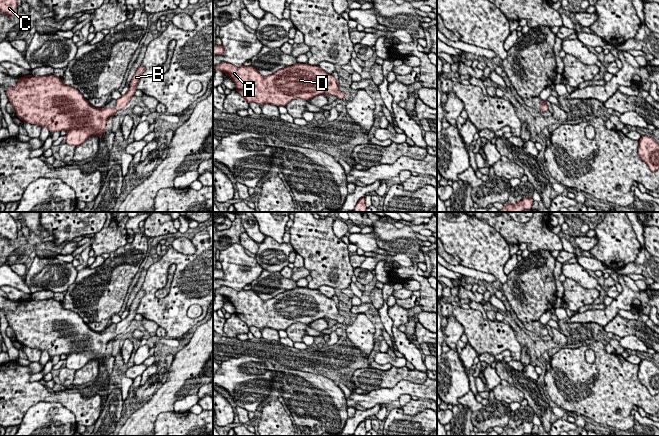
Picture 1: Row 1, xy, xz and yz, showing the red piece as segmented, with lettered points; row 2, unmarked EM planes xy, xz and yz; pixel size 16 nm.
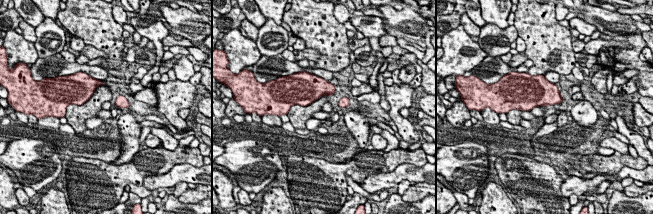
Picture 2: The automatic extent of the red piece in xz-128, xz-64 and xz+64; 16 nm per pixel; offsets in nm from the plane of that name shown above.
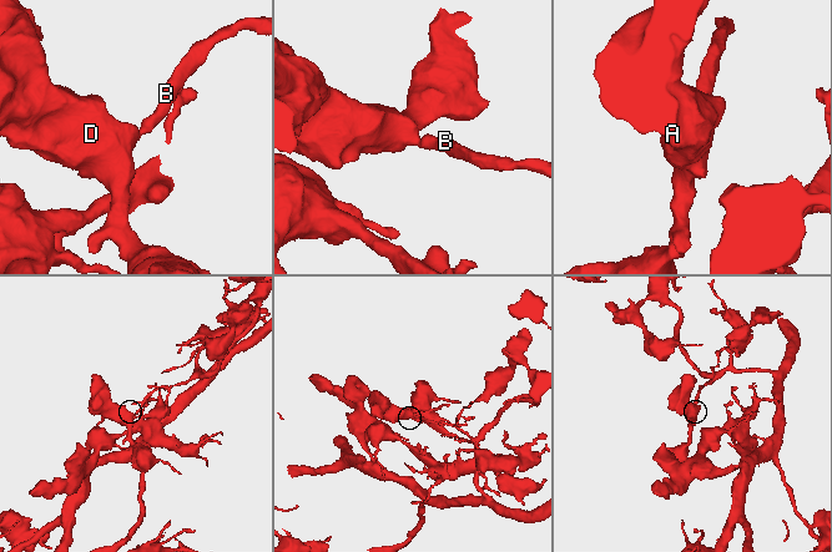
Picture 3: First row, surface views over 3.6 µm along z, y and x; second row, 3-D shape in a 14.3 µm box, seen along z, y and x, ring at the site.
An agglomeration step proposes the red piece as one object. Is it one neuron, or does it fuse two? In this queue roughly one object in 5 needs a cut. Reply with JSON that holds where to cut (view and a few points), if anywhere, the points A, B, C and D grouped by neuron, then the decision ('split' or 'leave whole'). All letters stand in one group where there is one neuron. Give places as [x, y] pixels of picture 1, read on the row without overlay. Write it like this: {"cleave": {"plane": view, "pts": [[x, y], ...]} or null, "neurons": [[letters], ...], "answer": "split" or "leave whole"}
{"cleave": null, "neurons": [["A", "B", "C", "D"]], "answer": "leave whole"}

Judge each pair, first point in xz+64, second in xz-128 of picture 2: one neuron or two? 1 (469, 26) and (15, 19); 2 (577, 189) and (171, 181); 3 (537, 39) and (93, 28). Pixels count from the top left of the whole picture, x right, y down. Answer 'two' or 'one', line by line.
1: two
2: one
3: one

